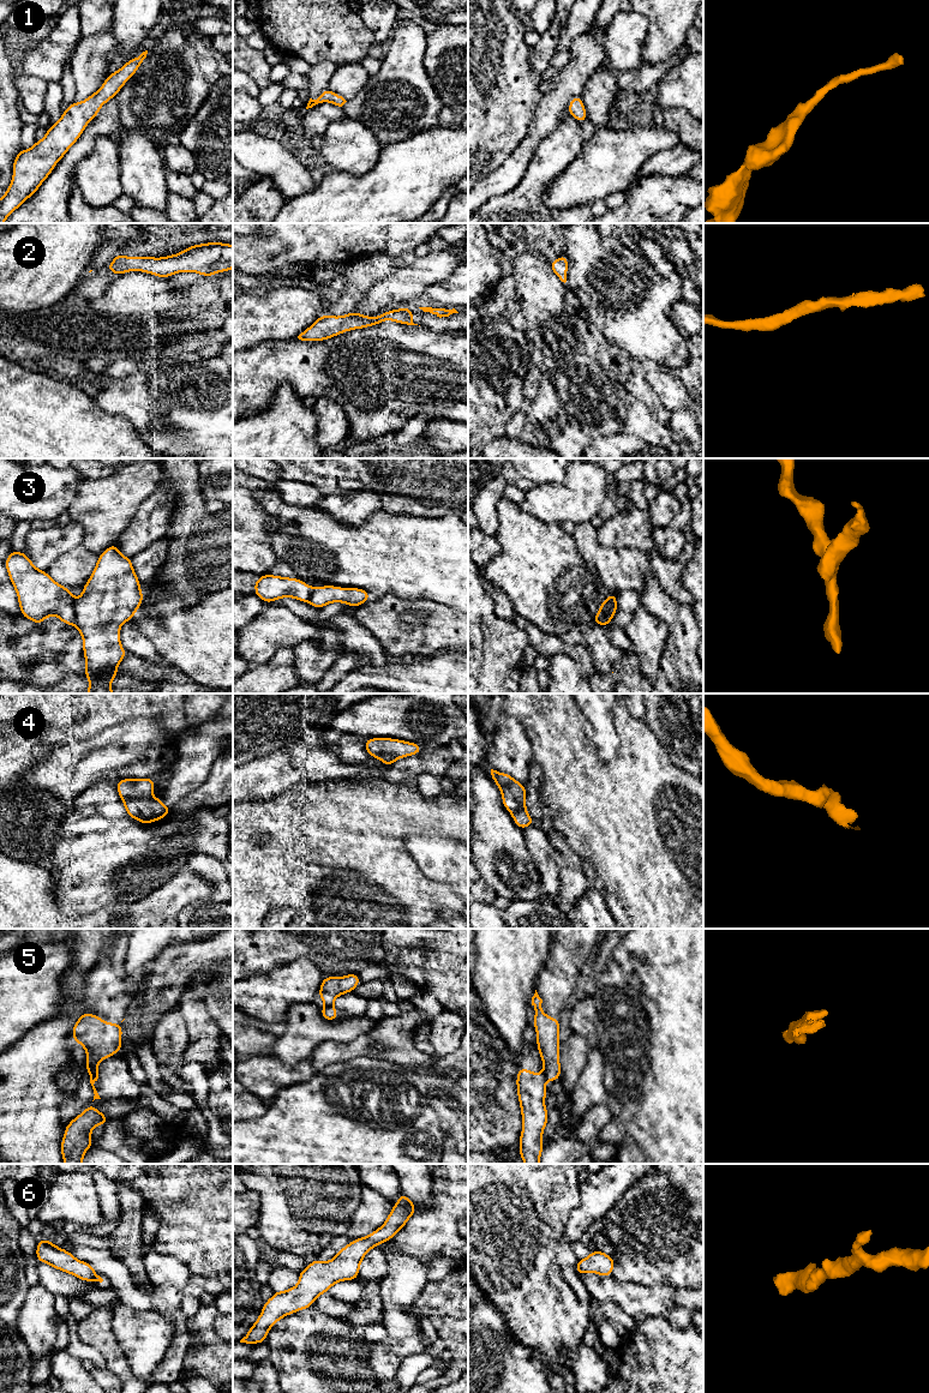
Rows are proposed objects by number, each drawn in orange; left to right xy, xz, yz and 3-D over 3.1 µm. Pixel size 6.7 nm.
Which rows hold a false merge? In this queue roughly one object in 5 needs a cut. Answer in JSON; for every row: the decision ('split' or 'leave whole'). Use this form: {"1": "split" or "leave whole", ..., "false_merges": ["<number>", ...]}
{"1": "leave whole", "2": "leave whole", "3": "split", "4": "leave whole", "5": "split", "6": "leave whole", "false_merges": ["3", "5"]}

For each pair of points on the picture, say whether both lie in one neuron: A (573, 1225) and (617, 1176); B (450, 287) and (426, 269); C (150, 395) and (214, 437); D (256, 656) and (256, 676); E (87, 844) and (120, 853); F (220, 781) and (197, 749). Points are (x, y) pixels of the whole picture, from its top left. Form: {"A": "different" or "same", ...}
{"A": "same", "B": "different", "C": "same", "D": "different", "E": "same", "F": "different"}

